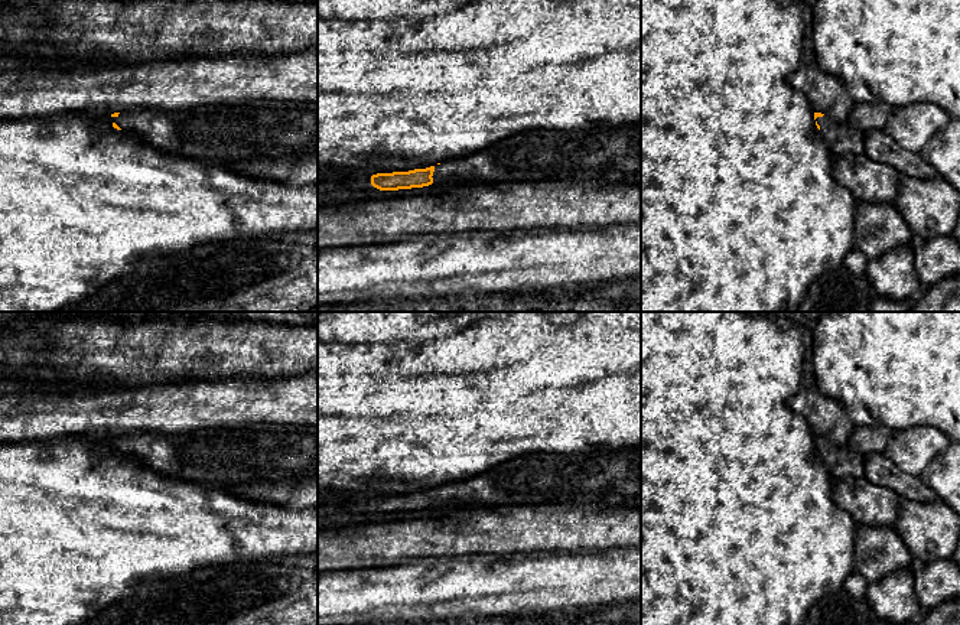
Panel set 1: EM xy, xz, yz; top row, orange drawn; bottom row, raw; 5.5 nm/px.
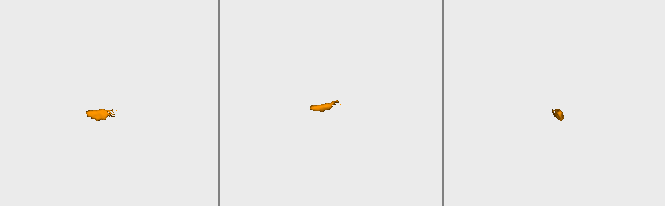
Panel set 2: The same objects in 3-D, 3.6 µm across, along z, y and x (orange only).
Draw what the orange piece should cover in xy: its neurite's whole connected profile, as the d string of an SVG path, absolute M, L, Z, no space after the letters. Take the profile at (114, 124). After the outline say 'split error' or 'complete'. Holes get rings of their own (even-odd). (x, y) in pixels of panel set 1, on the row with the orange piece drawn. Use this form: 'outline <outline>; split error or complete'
outline M261 101L248 105L212 105L183 111L128 110L111 114L113 127L139 136L146 144L169 154L202 163L231 166L270 156L318 153L318 102Z; split error

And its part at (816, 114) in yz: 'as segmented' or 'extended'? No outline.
extended

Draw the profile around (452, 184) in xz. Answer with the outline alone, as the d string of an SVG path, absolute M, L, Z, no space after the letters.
M450 179L448 182L443 182L442 185L433 186L423 186L423 188L411 188L411 189L398 189L396 191L400 196L406 195L429 195L429 193L442 193L449 192L453 189L461 188L462 185L456 179Z

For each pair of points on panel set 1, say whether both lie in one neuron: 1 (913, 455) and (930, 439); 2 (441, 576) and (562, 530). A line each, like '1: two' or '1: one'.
1: one
2: two

